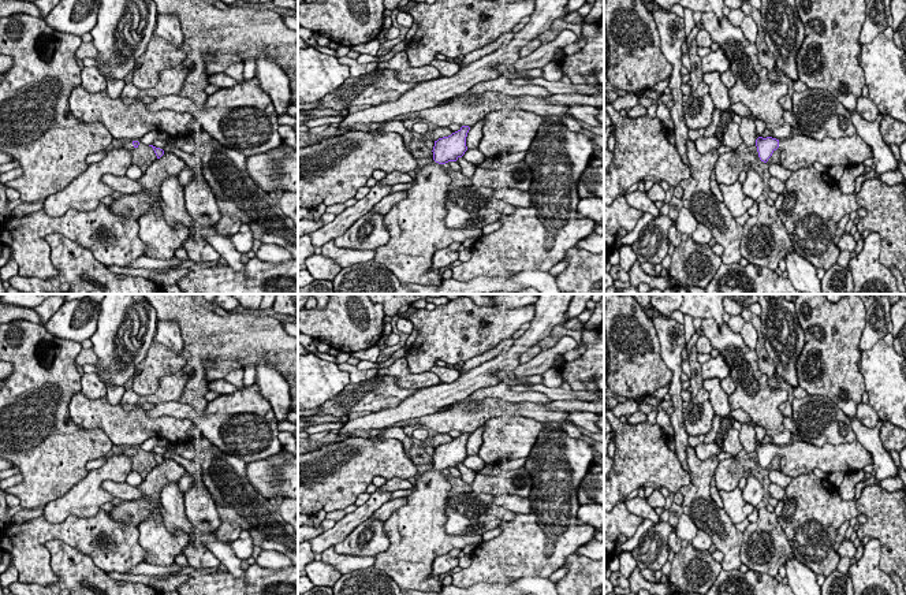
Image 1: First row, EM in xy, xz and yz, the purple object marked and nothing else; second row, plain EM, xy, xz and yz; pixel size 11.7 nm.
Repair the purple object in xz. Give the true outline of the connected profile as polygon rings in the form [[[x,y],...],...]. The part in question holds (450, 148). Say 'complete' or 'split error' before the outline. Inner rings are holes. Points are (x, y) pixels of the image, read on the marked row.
split error; [[[462,126],[448,137],[439,138],[433,146],[433,163],[422,167],[414,185],[404,190],[407,197],[396,202],[384,216],[384,224],[389,233],[389,241],[376,250],[374,261],[385,265],[400,280],[402,285],[440,286],[439,269],[432,268],[433,254],[439,249],[448,248],[454,242],[463,242],[467,238],[480,238],[481,228],[458,230],[448,228],[444,223],[447,216],[445,198],[452,179],[444,164],[456,161],[467,150],[466,137],[469,126]]]

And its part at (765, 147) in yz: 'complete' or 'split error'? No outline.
split error

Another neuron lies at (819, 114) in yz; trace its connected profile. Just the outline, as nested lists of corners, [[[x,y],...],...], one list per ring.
[[[808,88],[801,93],[794,92],[791,101],[802,135],[821,141],[825,137],[839,140],[855,134],[849,109],[828,90]]]

